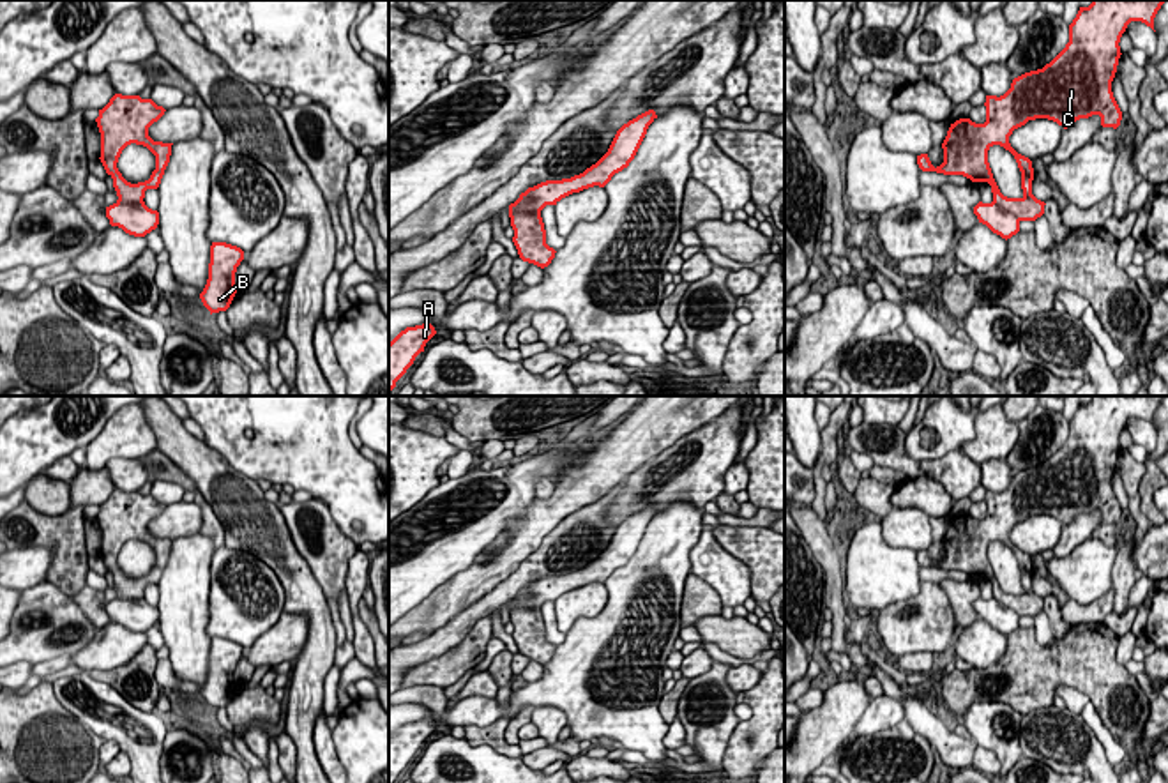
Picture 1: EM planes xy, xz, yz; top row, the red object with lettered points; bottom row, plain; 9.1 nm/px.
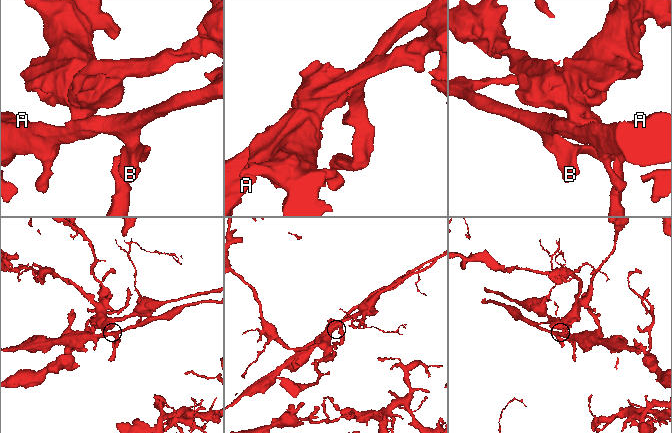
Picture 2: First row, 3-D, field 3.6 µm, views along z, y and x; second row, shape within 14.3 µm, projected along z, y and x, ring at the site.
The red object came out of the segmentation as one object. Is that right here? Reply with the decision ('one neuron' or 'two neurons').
two neurons

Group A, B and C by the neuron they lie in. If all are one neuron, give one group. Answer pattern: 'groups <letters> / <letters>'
groups A B / C

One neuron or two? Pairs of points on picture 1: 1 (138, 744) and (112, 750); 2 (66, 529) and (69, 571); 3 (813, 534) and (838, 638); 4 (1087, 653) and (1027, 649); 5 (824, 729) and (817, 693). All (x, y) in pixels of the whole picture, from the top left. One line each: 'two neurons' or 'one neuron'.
1: two neurons
2: one neuron
3: one neuron
4: one neuron
5: two neurons

